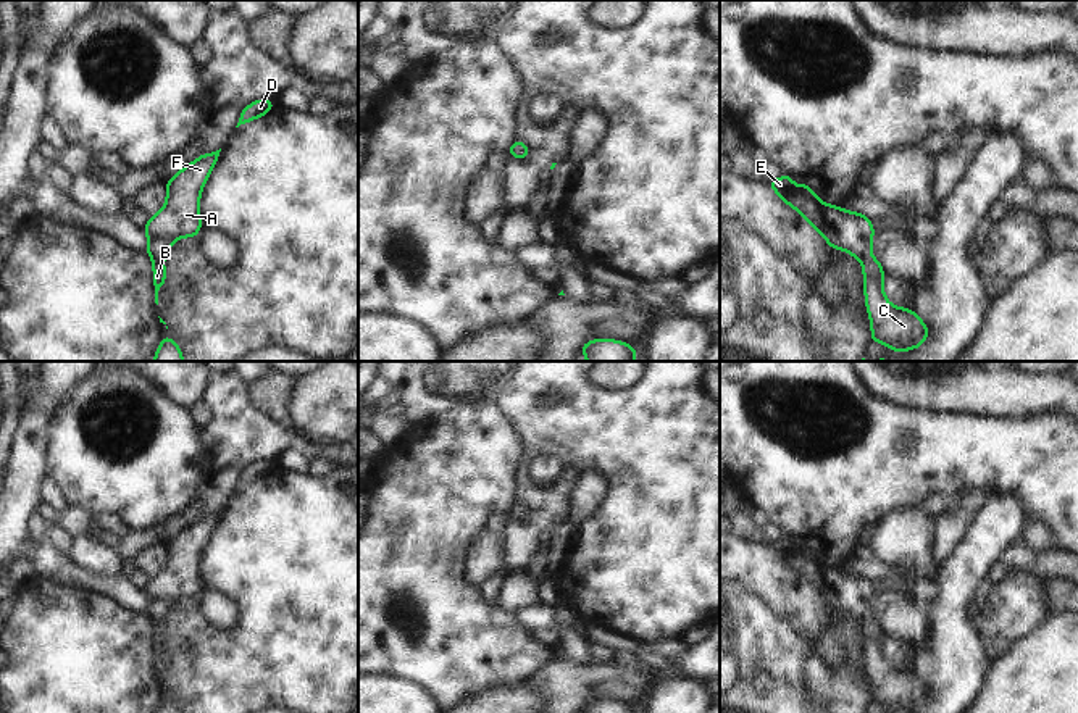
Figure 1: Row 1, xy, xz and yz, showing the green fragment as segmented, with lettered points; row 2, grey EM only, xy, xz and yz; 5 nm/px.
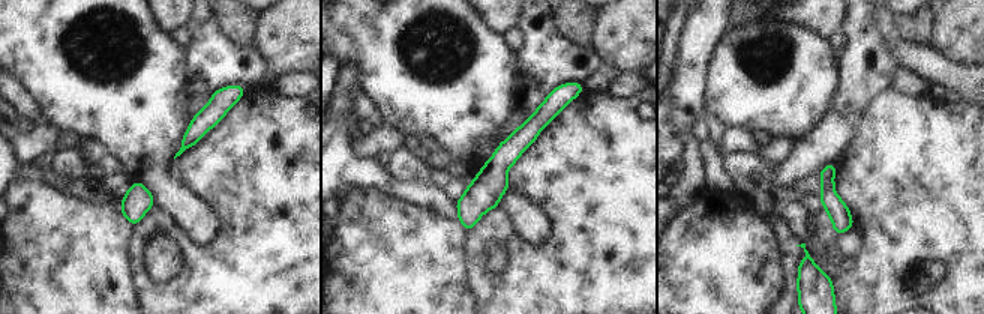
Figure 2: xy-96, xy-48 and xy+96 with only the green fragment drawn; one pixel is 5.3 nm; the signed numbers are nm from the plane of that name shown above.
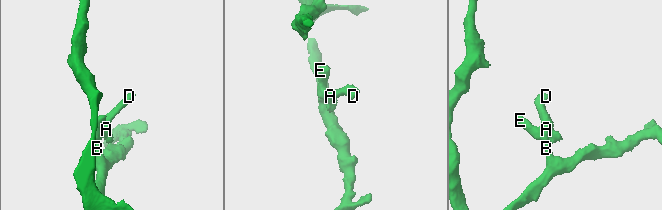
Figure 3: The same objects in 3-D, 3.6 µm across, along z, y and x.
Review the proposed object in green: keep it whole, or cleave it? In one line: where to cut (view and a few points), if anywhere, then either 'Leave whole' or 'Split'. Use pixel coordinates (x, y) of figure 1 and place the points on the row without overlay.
No split. Leave whole.

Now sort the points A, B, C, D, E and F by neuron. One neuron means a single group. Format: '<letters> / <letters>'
A B C D E F

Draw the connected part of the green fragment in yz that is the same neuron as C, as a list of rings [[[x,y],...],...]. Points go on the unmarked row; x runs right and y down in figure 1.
[[[781,537],[770,548],[797,571],[836,611],[847,611],[863,628],[865,666],[871,684],[871,703],[889,707],[891,713],[920,708],[928,687],[915,673],[894,668],[883,650],[884,632],[871,616],[875,590],[865,576],[823,565],[807,545],[794,547],[792,537]]]

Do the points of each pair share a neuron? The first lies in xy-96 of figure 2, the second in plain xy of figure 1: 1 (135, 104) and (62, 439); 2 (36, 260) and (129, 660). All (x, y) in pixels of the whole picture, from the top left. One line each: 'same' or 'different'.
1: same
2: same

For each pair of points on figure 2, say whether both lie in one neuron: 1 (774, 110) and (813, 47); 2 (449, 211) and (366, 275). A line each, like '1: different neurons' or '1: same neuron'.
1: same neuron
2: different neurons

